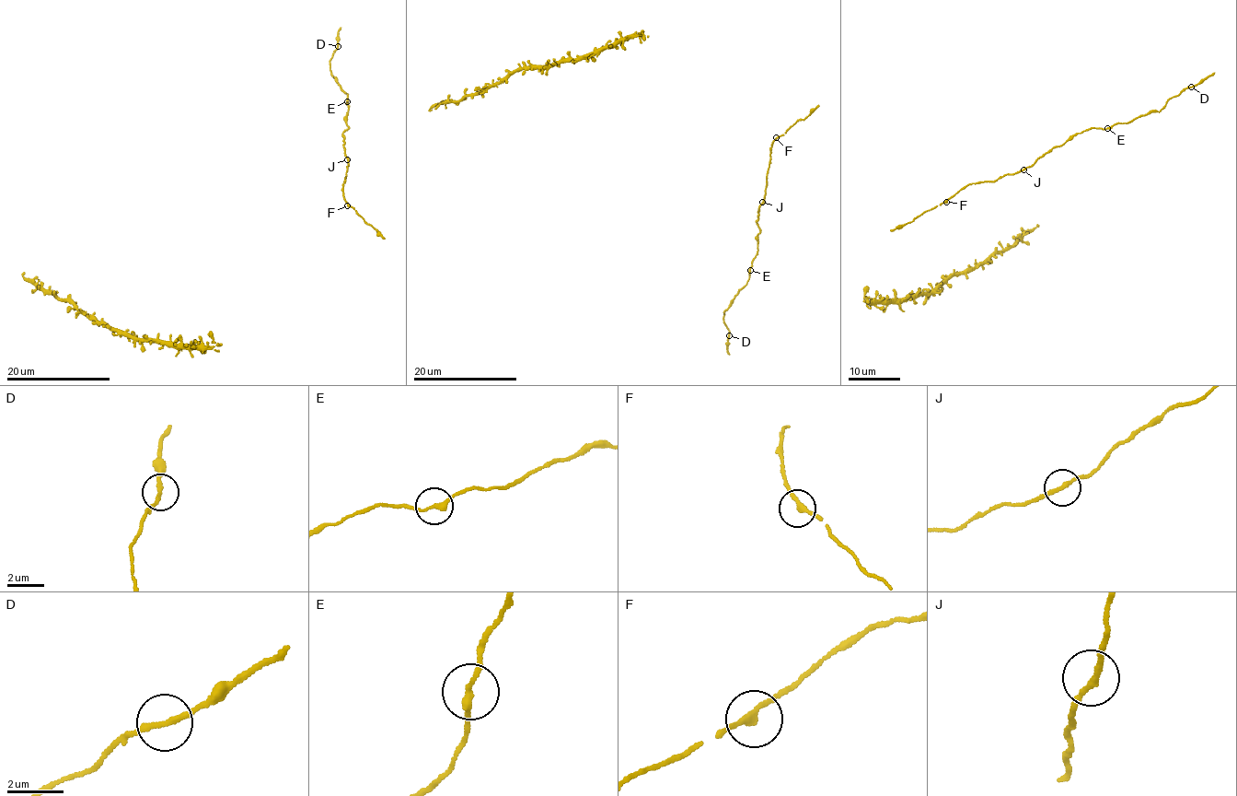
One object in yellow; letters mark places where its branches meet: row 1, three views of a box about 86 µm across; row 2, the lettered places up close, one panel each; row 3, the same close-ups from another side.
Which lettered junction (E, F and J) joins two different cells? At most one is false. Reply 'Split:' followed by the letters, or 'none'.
Split: none

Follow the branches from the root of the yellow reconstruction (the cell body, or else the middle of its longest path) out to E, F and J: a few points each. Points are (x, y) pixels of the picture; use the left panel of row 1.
E: (376, 236), (375, 229), (348, 205), (344, 196), (343, 182), (349, 166), (343, 134), (348, 128), (347, 101)
F: (376, 236), (375, 229), (347, 205)
J: (376, 236), (375, 229), (365, 224), (345, 199), (342, 186), (349, 166), (347, 159)

